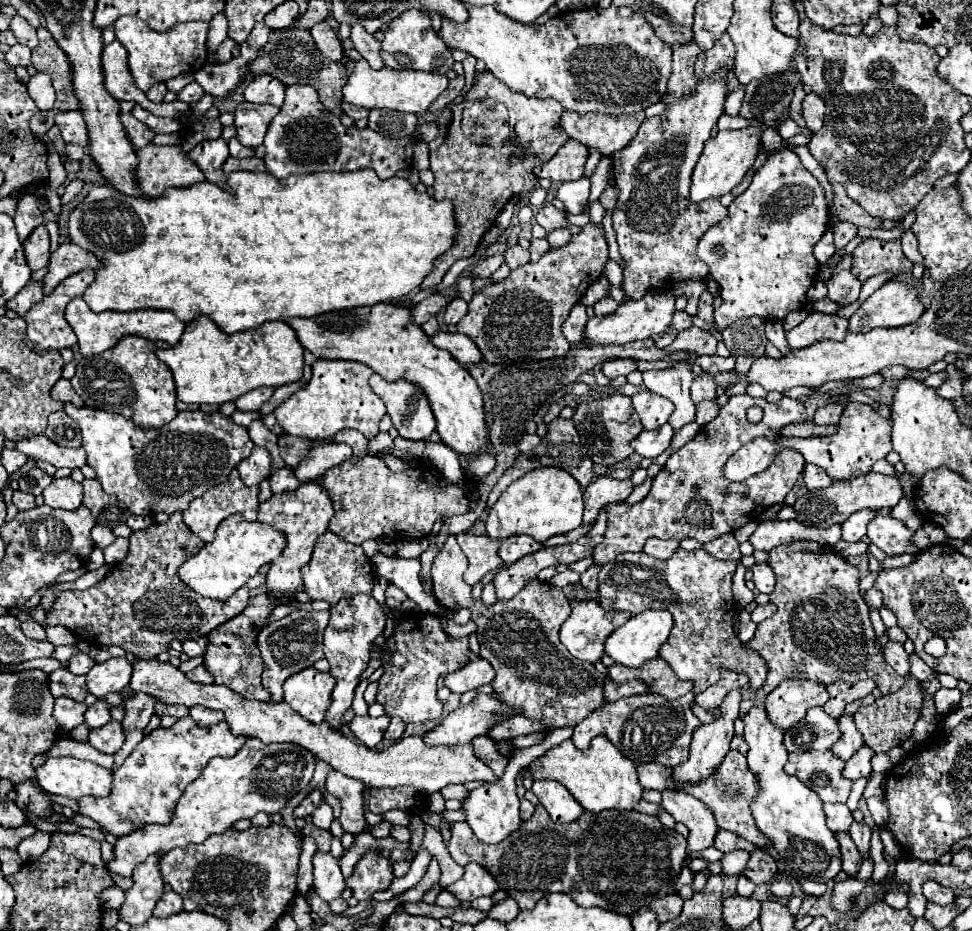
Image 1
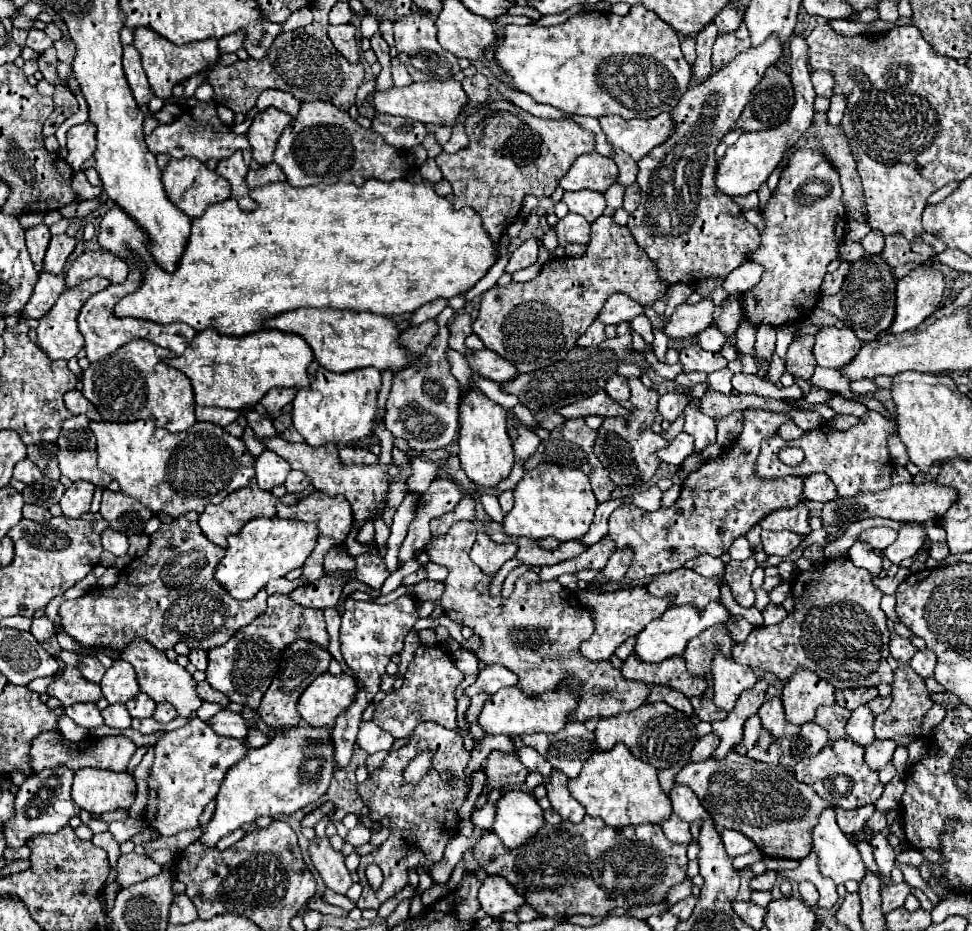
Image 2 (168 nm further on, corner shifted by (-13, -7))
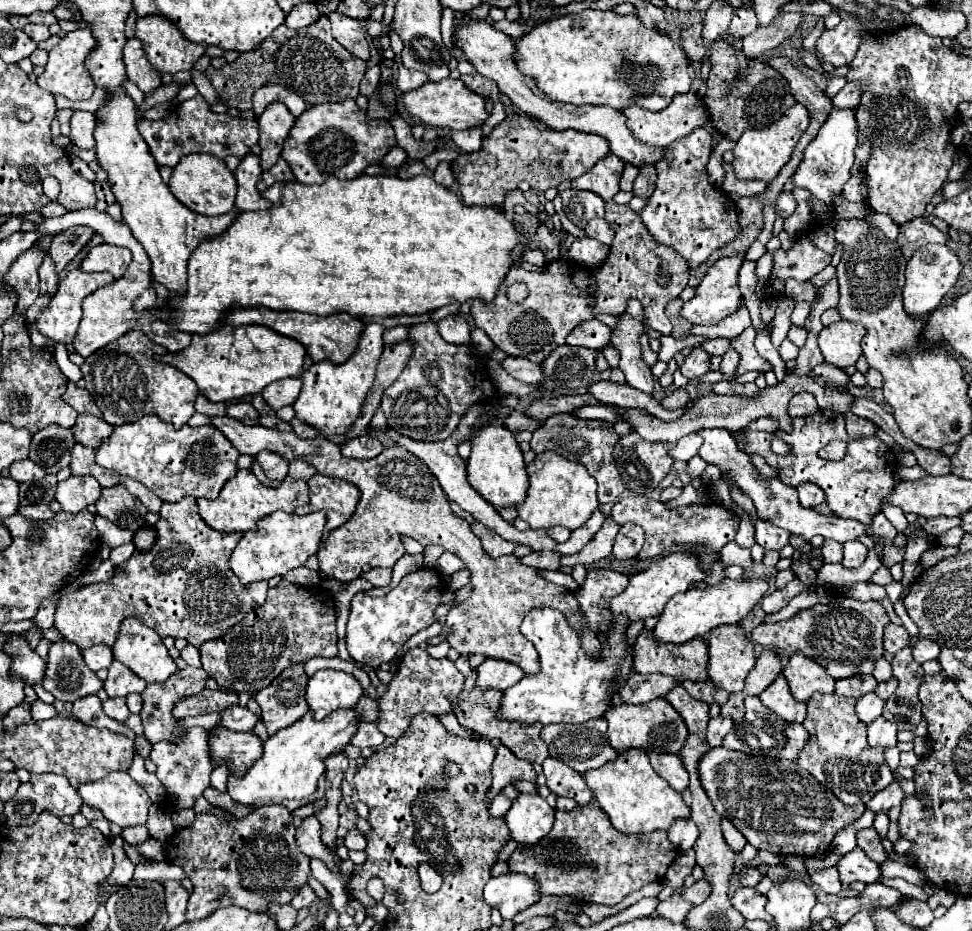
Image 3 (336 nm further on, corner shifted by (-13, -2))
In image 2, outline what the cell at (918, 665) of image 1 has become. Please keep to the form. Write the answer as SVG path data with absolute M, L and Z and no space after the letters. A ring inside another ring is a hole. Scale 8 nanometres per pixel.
M922 649L918 651L912 661L910 667L920 675L920 677L932 677L934 675L934 665L936 665L936 655L930 649Z

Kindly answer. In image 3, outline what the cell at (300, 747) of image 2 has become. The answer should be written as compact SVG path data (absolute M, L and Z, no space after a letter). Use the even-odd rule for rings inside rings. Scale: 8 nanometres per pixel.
M354 710L332 712L320 722L316 722L312 718L312 712L308 712L290 728L282 728L274 736L270 736L264 742L262 758L256 760L246 770L244 776L236 778L234 774L230 774L226 792L234 802L248 804L248 806L260 806L264 802L278 804L282 800L310 798L316 792L320 774L324 774L326 770L324 760L332 752L340 752L350 742L350 736L354 734L356 724L358 724L358 714Z

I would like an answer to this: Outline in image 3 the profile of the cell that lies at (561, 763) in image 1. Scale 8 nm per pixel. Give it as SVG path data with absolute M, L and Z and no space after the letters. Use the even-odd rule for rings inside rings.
M626 748L616 756L616 760L586 772L584 780L598 806L608 814L612 826L620 832L648 834L654 830L668 830L676 818L690 816L690 808L684 804L682 796L652 770L646 752L638 748Z

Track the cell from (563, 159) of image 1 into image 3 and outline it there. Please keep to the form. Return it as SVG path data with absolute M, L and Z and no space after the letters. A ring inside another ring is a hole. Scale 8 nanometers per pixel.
M606 154L590 168L590 172L586 172L586 176L574 178L572 188L590 190L608 202L618 192L618 180L622 176L622 170L624 170L624 162L614 154Z

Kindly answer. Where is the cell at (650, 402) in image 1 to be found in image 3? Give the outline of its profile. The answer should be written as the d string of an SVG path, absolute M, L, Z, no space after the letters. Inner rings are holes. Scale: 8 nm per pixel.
M678 388L678 390L670 392L668 396L664 396L660 404L662 404L662 408L666 408L666 410L676 410L676 408L686 406L688 400L690 400L690 394L688 394L684 388Z

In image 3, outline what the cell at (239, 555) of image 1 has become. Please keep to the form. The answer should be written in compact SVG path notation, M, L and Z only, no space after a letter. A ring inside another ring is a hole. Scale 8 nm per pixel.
M274 512L256 522L256 528L246 532L234 552L228 558L230 570L240 578L244 586L260 580L270 580L272 576L284 576L288 570L304 566L304 562L318 552L322 532L326 524L326 512L314 512L306 516Z

